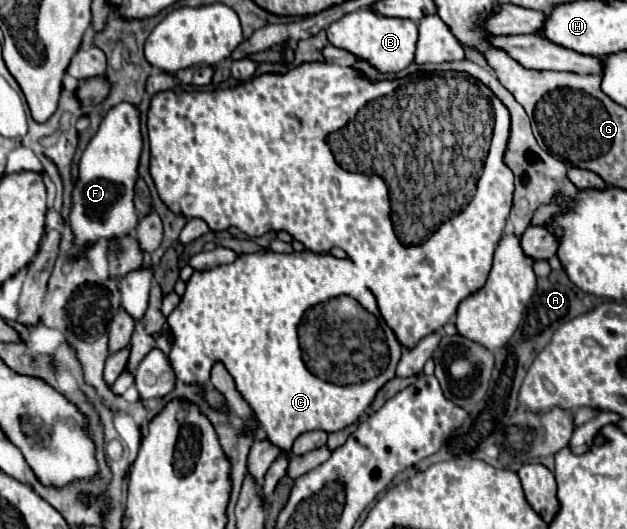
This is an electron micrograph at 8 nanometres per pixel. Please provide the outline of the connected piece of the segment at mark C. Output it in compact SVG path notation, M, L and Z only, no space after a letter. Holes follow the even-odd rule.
M303 63L303 65L299 65L299 67L295 67L295 69L291 69L287 75L275 75L275 73L267 73L267 75L261 75L261 77L255 77L255 79L251 79L251 81L247 81L247 83L239 83L237 87L233 87L233 89L213 89L213 91L181 91L179 95L175 93L175 91L161 91L161 93L157 93L157 95L153 95L153 99L151 99L151 105L149 105L149 111L147 111L147 135L149 135L149 145L151 145L151 167L149 167L149 171L151 171L151 177L153 177L153 183L155 183L155 187L157 187L157 193L159 193L159 197L161 197L161 201L173 211L173 213L177 213L177 215L183 215L183 217L187 217L187 219L193 219L193 217L201 217L207 225L209 225L209 229L211 231L227 231L229 227L237 227L239 231L243 231L243 233L247 233L249 237L259 237L259 235L263 235L263 233L267 233L267 231L287 231L293 239L297 239L297 241L301 241L307 249L311 249L311 251L331 251L333 247L341 247L345 253L347 253L347 257L355 263L351 263L349 259L337 259L337 257L333 257L333 255L321 255L321 253L311 253L311 251L305 251L305 253L275 253L275 251L271 251L271 249L263 249L263 251L257 251L257 253L249 253L249 255L239 255L233 263L229 263L229 265L219 265L219 267L215 267L215 269L209 269L209 271L195 271L193 273L193 277L189 279L189 283L187 283L187 291L185 291L185 295L181 297L181 303L175 307L175 311L169 315L169 319L167 319L167 323L169 323L169 329L171 329L171 337L173 337L173 343L171 343L171 353L169 353L169 363L171 363L171 367L173 367L173 371L175 371L175 375L177 375L177 379L181 379L183 383L191 383L191 385L207 385L209 383L209 375L211 375L211 369L213 369L213 365L215 363L223 363L225 365L225 369L229 371L229 375L233 377L233 381L235 381L235 389L241 393L241 397L249 403L249 407L251 407L251 417L255 419L255 423L257 423L257 429L253 431L253 439L257 439L257 431L261 429L261 431L265 431L265 435L267 435L267 441L271 443L271 445L275 445L285 457L289 457L291 455L291 445L293 445L293 441L301 435L301 433L307 433L307 431L315 431L315 429L321 429L321 431L325 431L325 433L335 433L335 431L341 431L341 429L345 429L345 427L349 427L349 425L353 425L357 419L359 419L359 415L371 405L371 401L373 401L373 397L377 395L377 391L389 381L389 379L393 379L395 377L395 367L397 367L397 363L399 363L399 357L401 357L401 347L405 347L405 349L413 349L423 337L427 337L427 335L431 335L431 333L435 333L437 329L441 329L447 321L449 321L449 317L451 315L455 315L455 311L457 311L457 307L459 307L459 303L465 299L465 297L469 297L469 295L473 295L473 293L477 293L483 285L485 285L485 279L487 279L487 273L489 273L489 269L491 269L491 261L493 261L493 253L495 253L495 247L497 247L497 243L499 243L499 239L501 239L501 231L503 231L503 225L505 225L505 221L507 221L507 215L509 215L509 209L511 209L511 199L513 199L513 173L509 173L509 169L505 169L505 163L501 161L501 157L503 157L503 153L505 153L505 141L509 139L509 111L505 109L505 105L501 105L501 101L497 101L497 97L493 97L493 93L487 89L487 87L483 87L483 85L479 85L477 81L473 81L469 75L465 75L461 73L455 73L455 71L441 71L441 73L413 73L413 75L409 75L409 77L405 77L403 81L401 79L395 79L395 81L379 81L379 83L371 83L371 81L367 81L367 79L363 79L361 77L361 73L357 73L353 67L341 67L341 65L329 65L329 63ZM381 95L385 95L385 97L389 97L389 105L393 105L393 117L405 117L405 125L409 125L409 129L401 129L401 133L397 133L397 137L425 137L425 145L429 145L429 141L449 141L449 125L465 125L465 139L461 139L461 141L473 141L473 137L477 135L477 137L483 137L485 133L487 133L487 137L483 139L483 141L491 141L489 143L489 153L487 153L487 157L485 157L485 165L483 165L483 171L481 171L481 177L479 177L479 181L477 181L477 193L475 193L475 197L473 197L473 201L457 215L457 217L453 217L453 221L445 221L445 225L441 225L439 229L437 229L437 233L433 233L433 237L429 237L429 241L425 241L425 245L417 245L417 247L413 247L413 249L405 249L399 241L397 241L397 235L393 233L392 221L390 218L391 212L391 204L389 200L389 194L387 186L381 177L374 174L364 174L358 172L349 172L343 171L335 161L333 161L333 155L331 155L331 149L329 149L329 145L325 143L325 135L329 135L329 129L341 129L341 125L347 125L355 115L357 115L357 109L361 109L363 105L369 105L369 101L373 101L373 99L377 99L377 97L381 97Z

